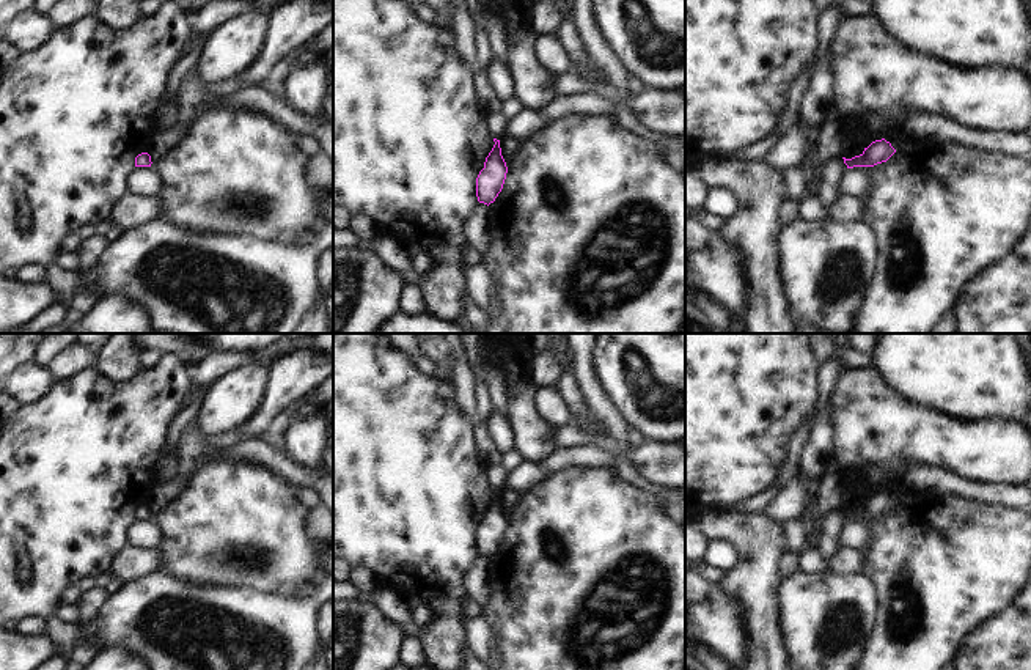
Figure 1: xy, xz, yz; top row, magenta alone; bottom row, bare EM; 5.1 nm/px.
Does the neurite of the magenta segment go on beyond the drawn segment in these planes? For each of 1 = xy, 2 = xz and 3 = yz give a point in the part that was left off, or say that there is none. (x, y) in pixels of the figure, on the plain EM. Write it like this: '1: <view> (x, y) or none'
1: none
2: none
3: none

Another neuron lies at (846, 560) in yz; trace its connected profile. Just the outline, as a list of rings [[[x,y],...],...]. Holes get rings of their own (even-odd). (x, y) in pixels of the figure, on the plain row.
[[[839,547],[835,555],[825,558],[827,571],[839,576],[850,576],[861,571],[861,550]]]

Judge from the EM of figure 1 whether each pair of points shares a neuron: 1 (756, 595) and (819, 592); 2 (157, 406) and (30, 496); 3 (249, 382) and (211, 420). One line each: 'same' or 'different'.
1: different
2: same
3: same

